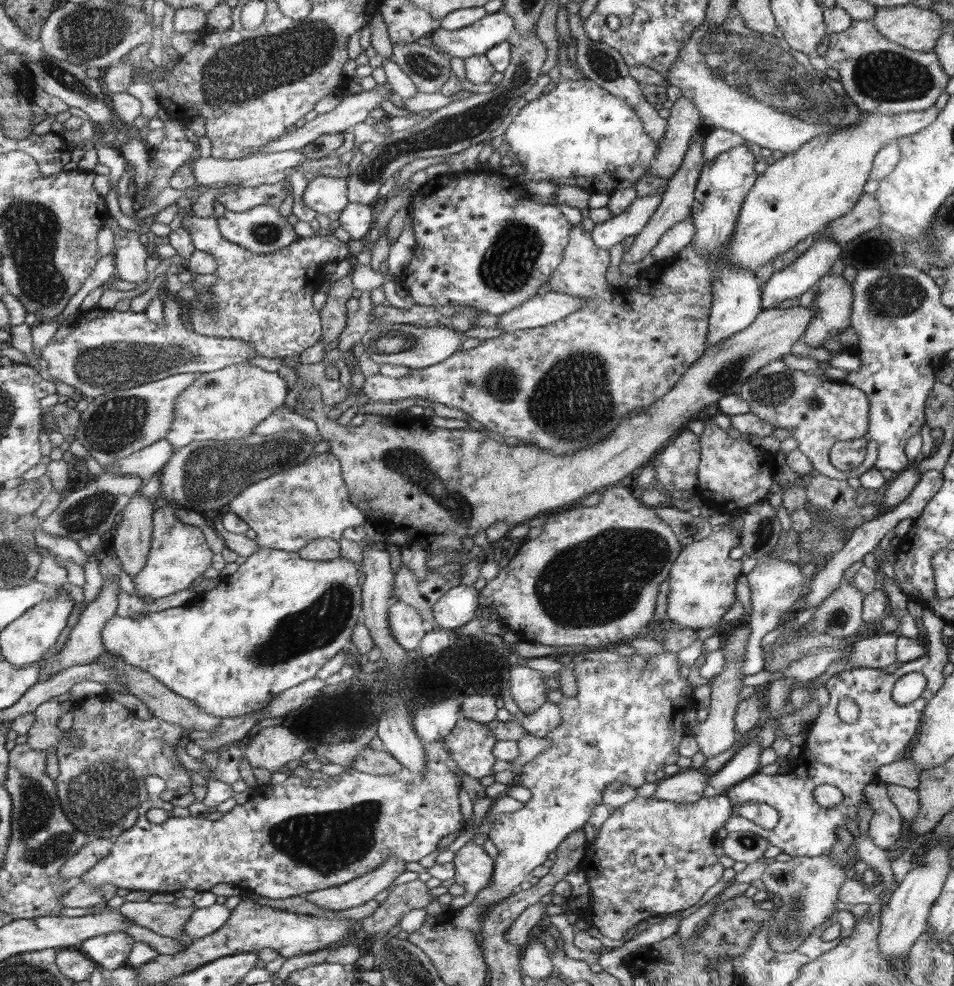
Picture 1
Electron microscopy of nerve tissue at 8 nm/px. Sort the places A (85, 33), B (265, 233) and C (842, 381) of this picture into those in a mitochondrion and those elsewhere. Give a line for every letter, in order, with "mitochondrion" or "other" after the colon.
A: mitochondrion
B: mitochondrion
C: other

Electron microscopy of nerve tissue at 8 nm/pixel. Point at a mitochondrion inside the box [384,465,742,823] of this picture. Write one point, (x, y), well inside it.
(623, 563)

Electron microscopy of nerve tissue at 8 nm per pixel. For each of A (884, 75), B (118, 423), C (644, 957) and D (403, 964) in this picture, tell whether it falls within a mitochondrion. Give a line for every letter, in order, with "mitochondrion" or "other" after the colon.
A: mitochondrion
B: mitochondrion
C: other
D: mitochondrion

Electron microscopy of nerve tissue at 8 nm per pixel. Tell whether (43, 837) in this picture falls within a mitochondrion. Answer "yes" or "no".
yes

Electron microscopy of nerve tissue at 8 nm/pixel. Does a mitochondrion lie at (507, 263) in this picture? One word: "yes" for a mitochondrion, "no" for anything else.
yes

